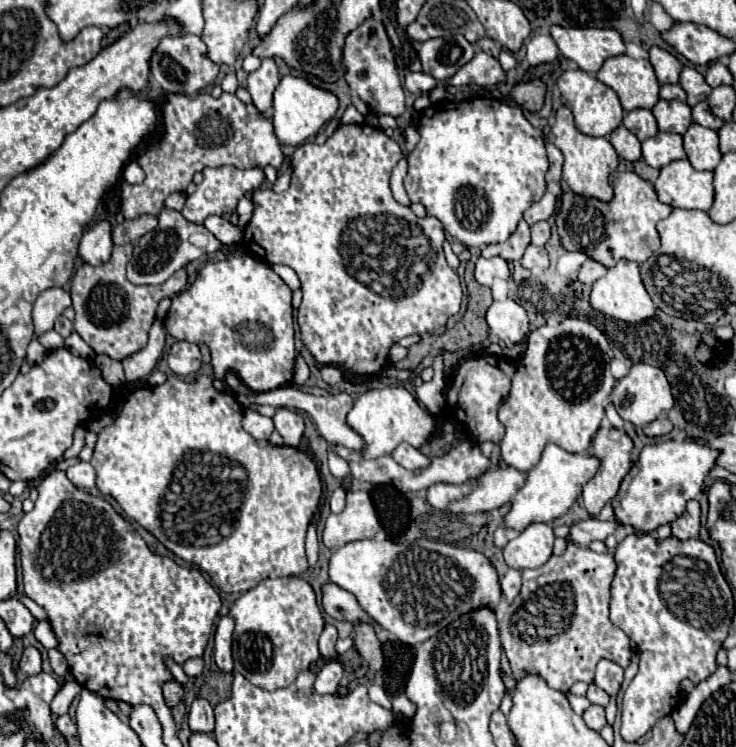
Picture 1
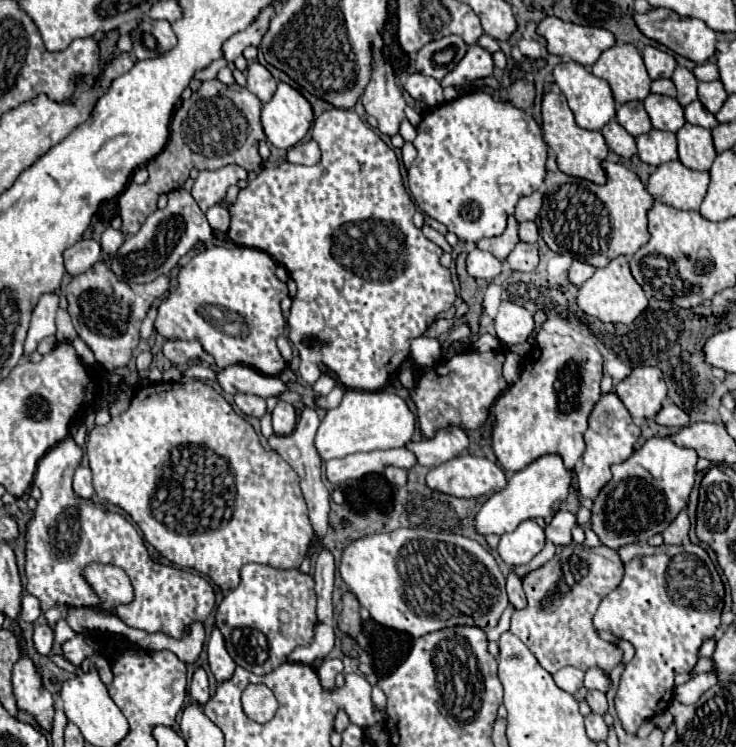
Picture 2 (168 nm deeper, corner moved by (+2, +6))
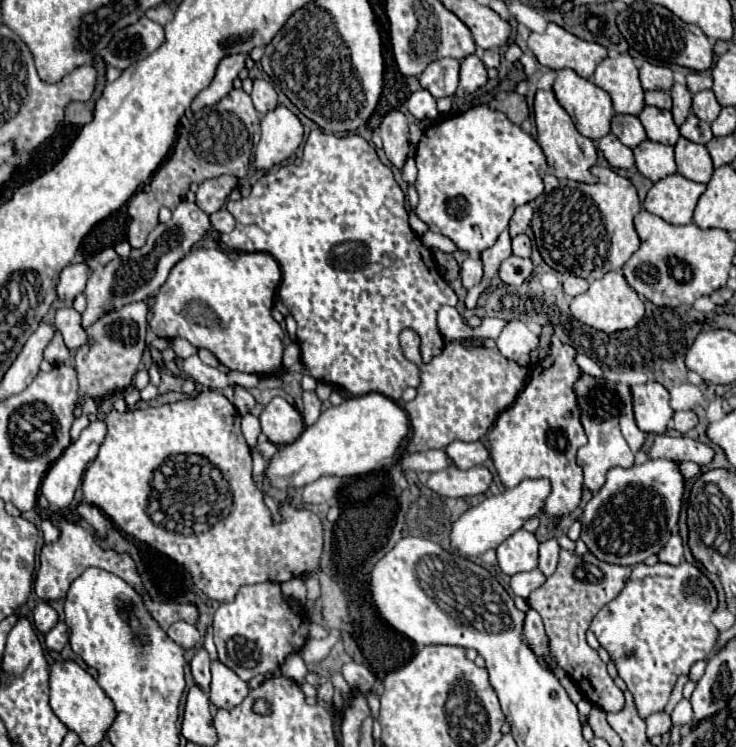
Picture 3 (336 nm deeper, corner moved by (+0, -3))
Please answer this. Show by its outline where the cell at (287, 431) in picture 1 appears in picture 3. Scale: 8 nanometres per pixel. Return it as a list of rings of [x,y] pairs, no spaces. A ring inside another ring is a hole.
[[[273,398],[259,420],[267,438],[279,446],[295,442],[305,430],[301,414],[283,398]]]

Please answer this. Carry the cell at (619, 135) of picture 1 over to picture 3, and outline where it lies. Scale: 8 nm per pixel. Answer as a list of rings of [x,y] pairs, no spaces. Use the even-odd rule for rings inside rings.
[[[615,134],[603,136],[599,140],[599,150],[603,152],[603,156],[607,158],[607,162],[613,168],[625,168],[625,170],[629,170],[635,164],[633,150],[627,148],[625,144],[621,144],[621,140]]]

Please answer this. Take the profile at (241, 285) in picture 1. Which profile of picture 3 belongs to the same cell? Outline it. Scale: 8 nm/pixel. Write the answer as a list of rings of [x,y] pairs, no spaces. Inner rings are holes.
[[[195,248],[181,262],[175,264],[167,282],[161,286],[155,306],[151,308],[149,326],[161,338],[185,338],[197,350],[205,348],[217,356],[217,360],[229,370],[239,370],[247,374],[277,374],[281,370],[283,356],[283,338],[285,332],[273,320],[273,296],[281,282],[281,270],[275,258],[267,252],[239,254],[237,260],[231,260],[221,250]]]

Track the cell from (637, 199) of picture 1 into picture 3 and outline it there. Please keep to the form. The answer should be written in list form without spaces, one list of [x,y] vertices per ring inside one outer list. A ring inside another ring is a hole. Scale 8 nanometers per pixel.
[[[593,166],[591,172],[599,178],[593,186],[547,174],[545,192],[535,200],[535,216],[531,222],[543,260],[557,272],[571,272],[589,282],[603,278],[611,270],[621,270],[641,246],[633,224],[641,212],[635,186],[611,168]]]

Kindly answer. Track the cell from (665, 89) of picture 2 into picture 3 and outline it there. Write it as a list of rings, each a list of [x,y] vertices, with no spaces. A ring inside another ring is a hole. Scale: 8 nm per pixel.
[[[653,90],[645,94],[645,104],[647,106],[657,106],[657,108],[665,108],[671,110],[671,94],[663,92],[663,90]]]

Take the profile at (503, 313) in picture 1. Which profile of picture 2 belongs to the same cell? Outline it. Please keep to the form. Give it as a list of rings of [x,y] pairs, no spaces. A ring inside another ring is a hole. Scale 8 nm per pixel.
[[[503,301],[499,305],[499,313],[495,317],[495,333],[501,343],[505,345],[515,345],[515,343],[525,343],[527,337],[533,333],[533,315],[511,303]]]

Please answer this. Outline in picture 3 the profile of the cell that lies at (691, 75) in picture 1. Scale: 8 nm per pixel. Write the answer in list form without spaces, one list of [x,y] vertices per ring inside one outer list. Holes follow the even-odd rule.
[[[675,84],[671,88],[671,96],[673,96],[673,118],[677,122],[677,126],[681,126],[687,118],[687,114],[691,112],[691,102],[693,102],[693,94],[689,92],[687,86],[683,84]]]

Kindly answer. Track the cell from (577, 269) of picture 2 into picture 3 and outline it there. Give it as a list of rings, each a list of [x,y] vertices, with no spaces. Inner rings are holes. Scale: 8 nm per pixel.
[[[567,274],[565,280],[563,280],[563,288],[565,288],[565,294],[573,298],[573,296],[579,296],[579,294],[585,294],[589,290],[589,282],[585,278]]]

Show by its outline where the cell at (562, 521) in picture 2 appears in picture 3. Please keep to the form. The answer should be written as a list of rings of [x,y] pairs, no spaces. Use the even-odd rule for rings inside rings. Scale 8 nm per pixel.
[[[549,538],[549,540],[541,542],[541,546],[539,546],[539,570],[545,576],[553,574],[557,558],[559,558],[559,552],[561,552],[561,546],[557,544],[557,538]]]

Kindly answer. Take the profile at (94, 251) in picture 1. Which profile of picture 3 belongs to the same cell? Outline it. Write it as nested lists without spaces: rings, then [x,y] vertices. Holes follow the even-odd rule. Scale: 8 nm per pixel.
[[[85,262],[79,264],[69,264],[61,270],[61,278],[57,284],[57,294],[61,300],[71,302],[75,296],[83,294],[87,278],[91,274],[91,268]]]

